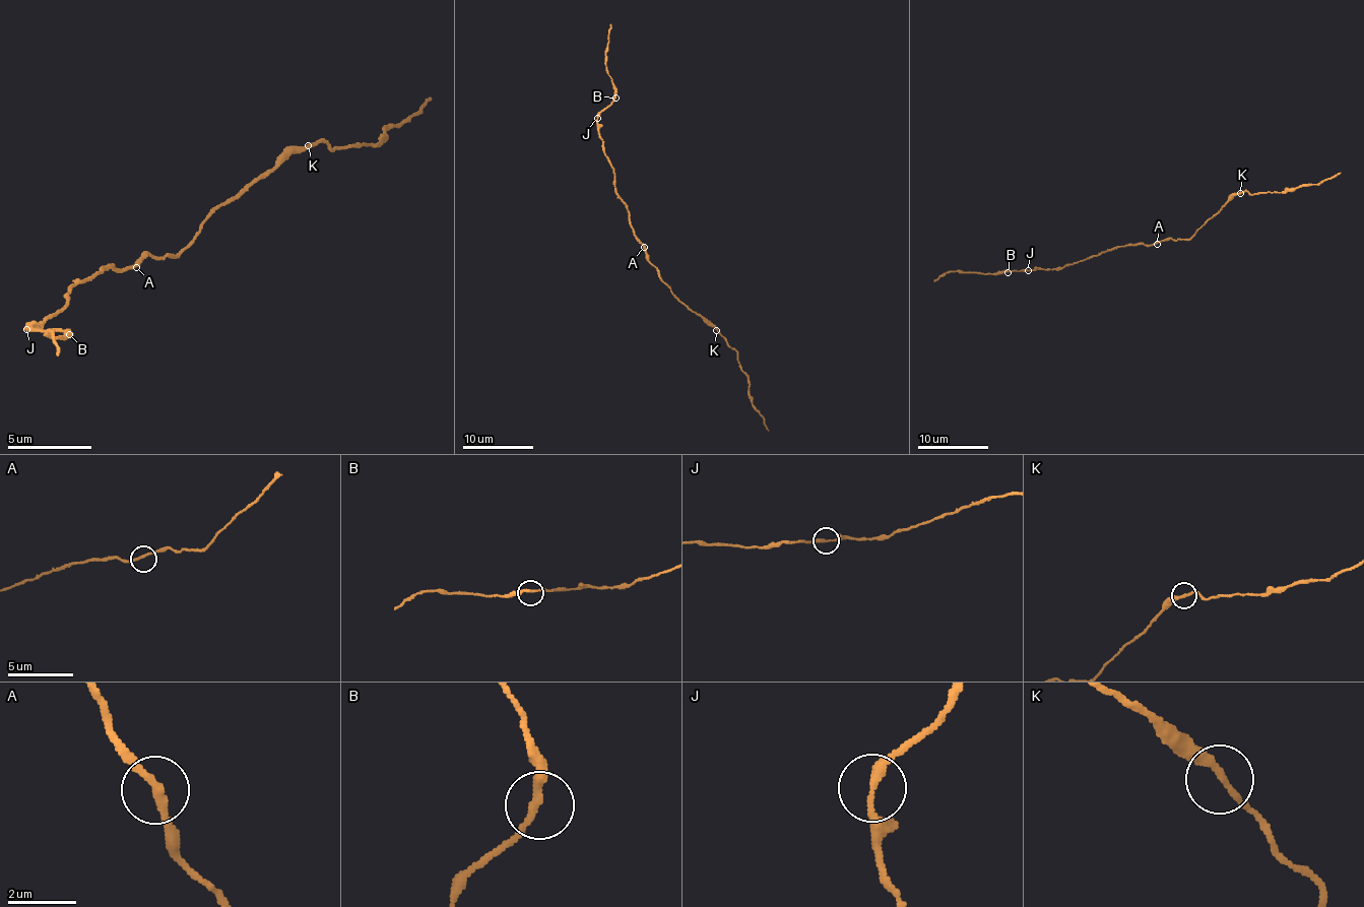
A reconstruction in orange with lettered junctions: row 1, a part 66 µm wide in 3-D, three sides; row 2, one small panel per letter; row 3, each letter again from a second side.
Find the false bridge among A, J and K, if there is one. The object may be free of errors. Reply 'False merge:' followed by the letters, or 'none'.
False merge: none

